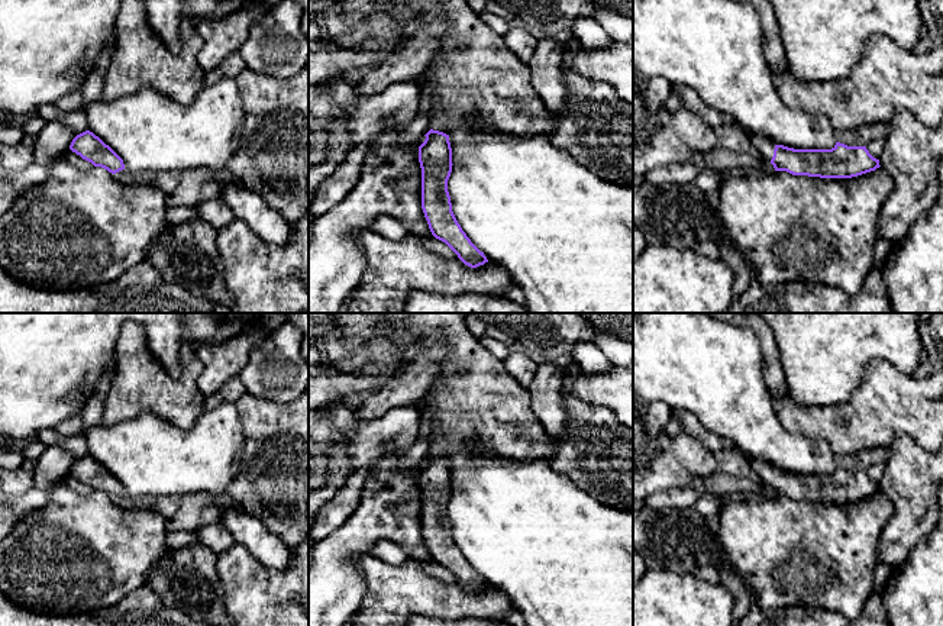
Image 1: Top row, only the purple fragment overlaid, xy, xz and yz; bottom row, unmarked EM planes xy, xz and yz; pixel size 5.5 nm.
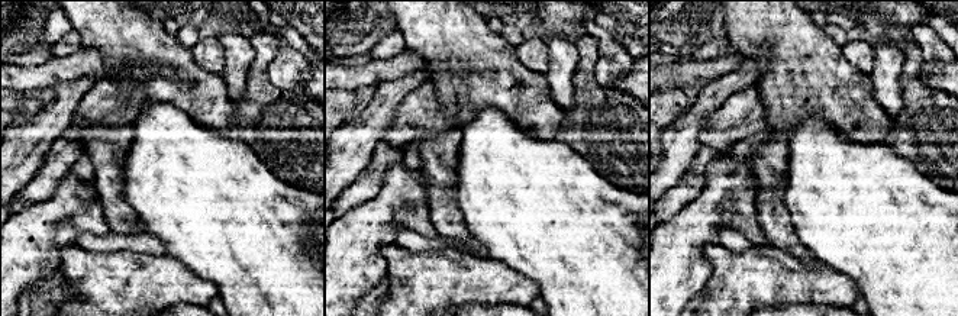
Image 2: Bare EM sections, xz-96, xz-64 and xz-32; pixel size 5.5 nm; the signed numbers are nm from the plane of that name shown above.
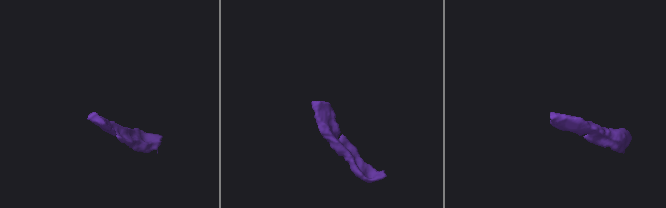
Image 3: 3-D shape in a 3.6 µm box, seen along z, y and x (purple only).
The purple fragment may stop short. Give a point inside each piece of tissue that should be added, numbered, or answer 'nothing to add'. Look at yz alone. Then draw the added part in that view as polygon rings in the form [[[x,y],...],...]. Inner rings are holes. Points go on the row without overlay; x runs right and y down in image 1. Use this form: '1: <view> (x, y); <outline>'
1: yz (765, 471); [[[750,458],[749,462],[752,470],[759,475],[762,485],[771,487],[775,468],[763,459]]]

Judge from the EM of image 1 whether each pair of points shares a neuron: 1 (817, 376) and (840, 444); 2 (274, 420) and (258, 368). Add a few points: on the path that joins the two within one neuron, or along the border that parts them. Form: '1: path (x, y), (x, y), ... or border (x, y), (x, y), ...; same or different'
1: border (856, 389), (839, 405), (800, 406), (794, 400); different
2: border (246, 391), (277, 402), (293, 400); different

